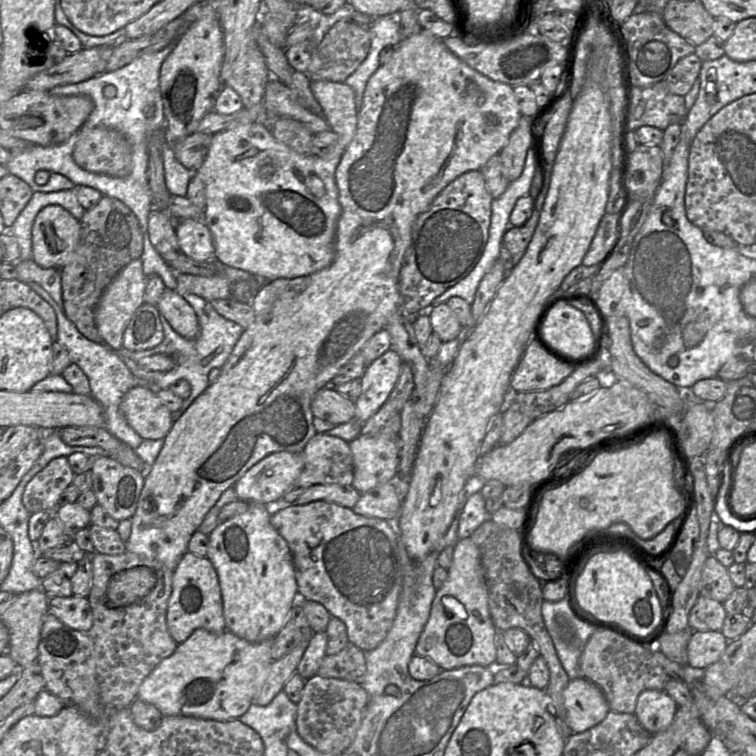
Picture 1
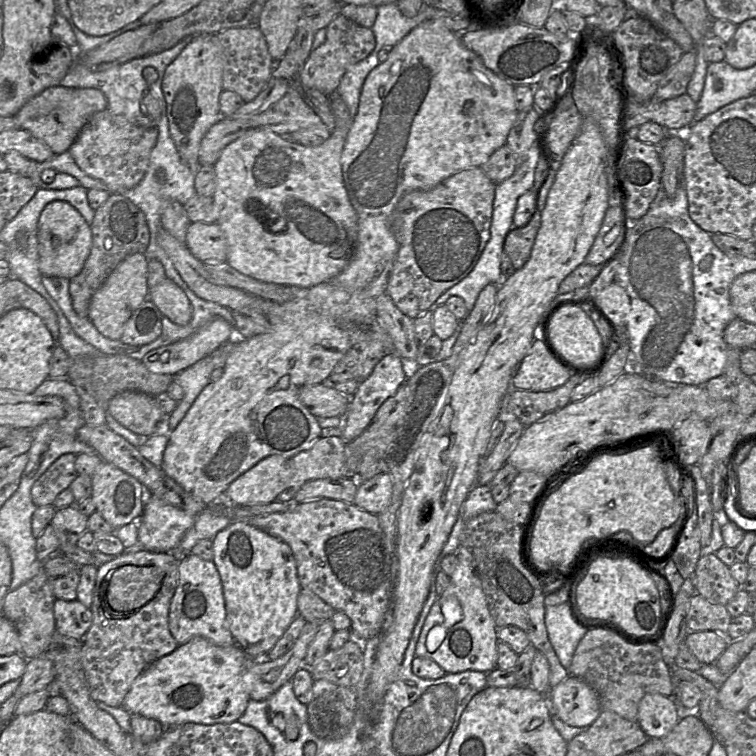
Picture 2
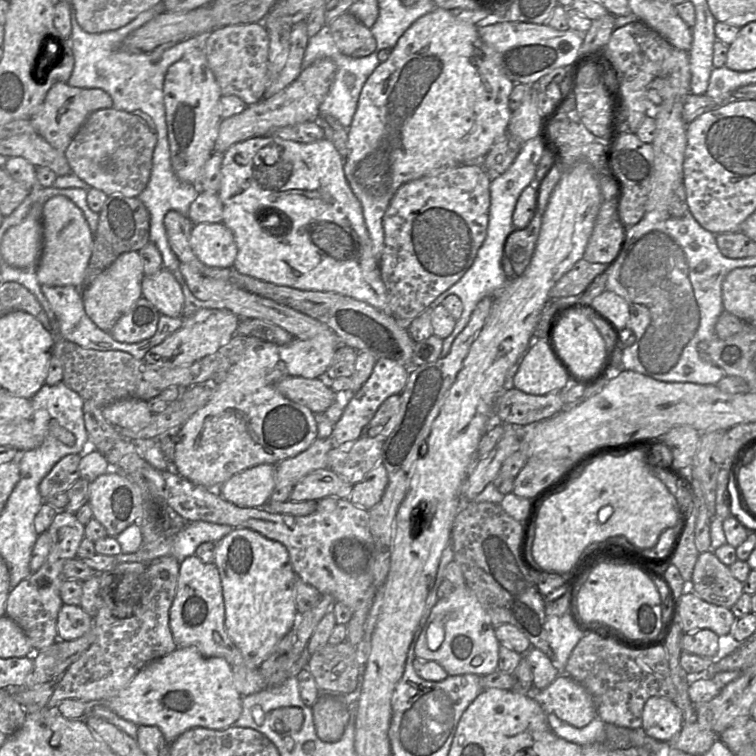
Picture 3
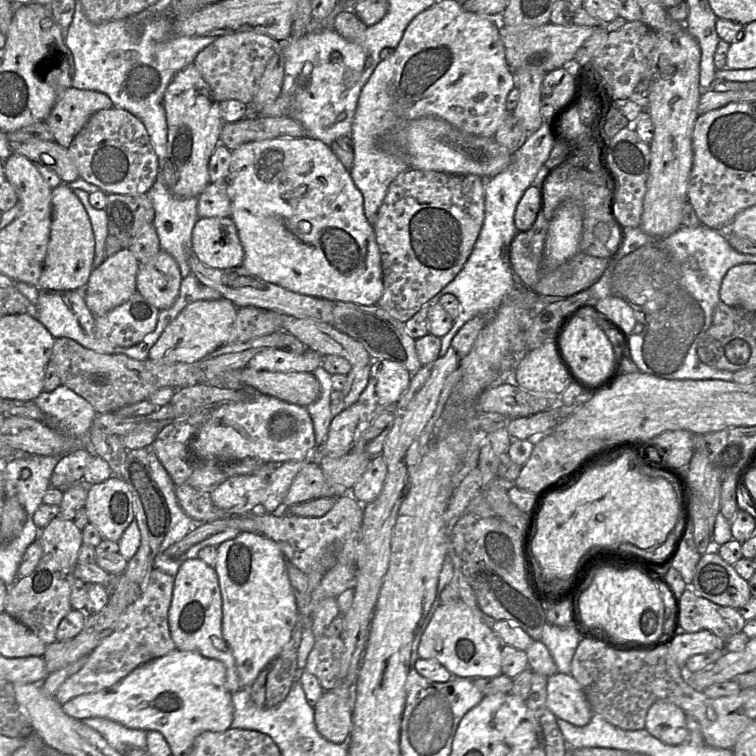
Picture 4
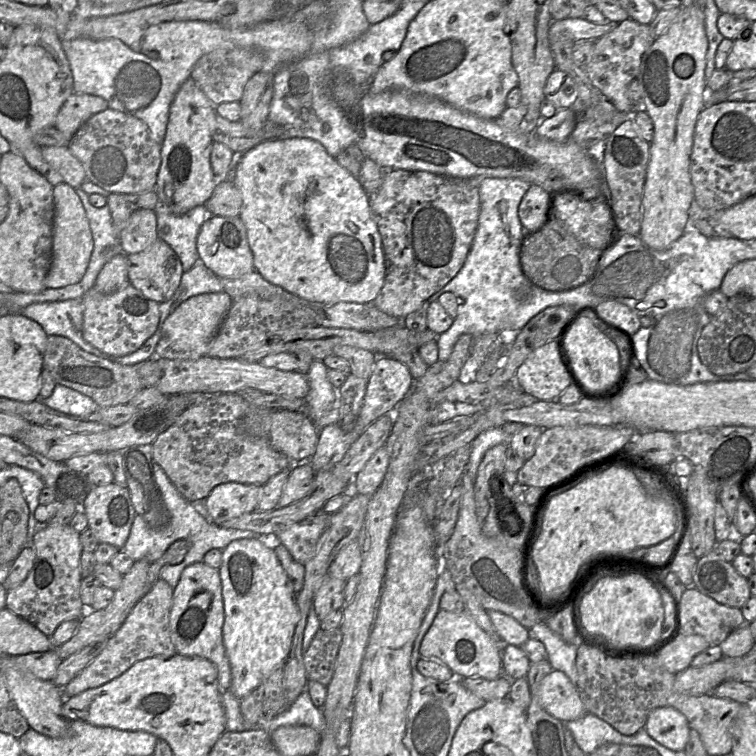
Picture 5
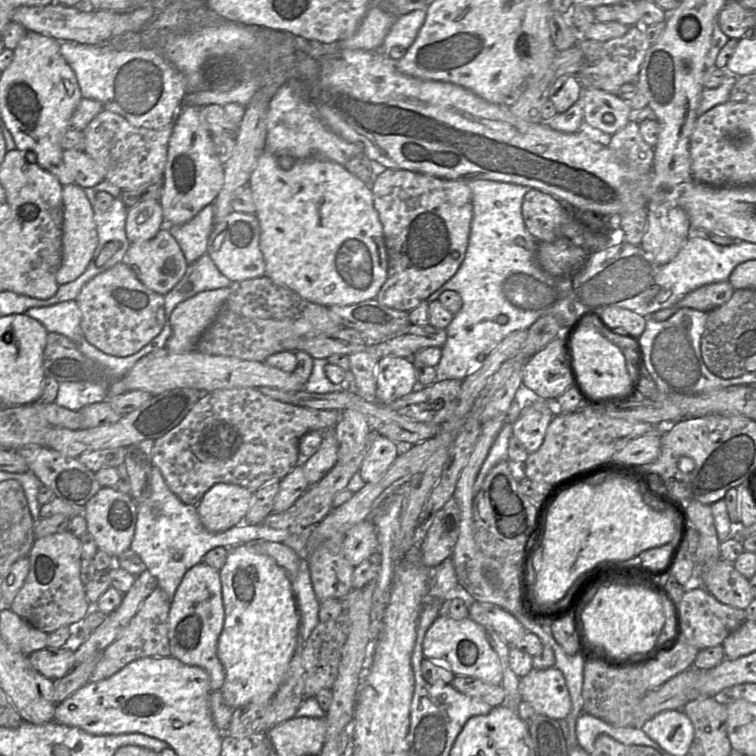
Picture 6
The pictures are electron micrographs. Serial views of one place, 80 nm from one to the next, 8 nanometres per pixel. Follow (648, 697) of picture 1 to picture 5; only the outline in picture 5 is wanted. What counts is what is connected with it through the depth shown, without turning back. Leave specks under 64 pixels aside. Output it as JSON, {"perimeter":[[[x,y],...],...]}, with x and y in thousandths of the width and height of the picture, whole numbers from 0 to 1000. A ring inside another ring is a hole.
{"perimeter":[[[872,935],[857,947],[853,966],[876,987],[905,993],[911,978],[913,959],[907,948],[890,935]]]}

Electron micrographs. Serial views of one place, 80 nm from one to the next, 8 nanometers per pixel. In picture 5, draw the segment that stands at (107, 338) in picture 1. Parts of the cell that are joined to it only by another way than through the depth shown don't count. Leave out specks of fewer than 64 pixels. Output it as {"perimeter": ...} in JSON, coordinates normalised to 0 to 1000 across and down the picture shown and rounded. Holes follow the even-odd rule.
{"perimeter":[[[159,335],[148,340],[132,357],[123,382],[138,390],[151,389],[172,376],[169,340]]]}

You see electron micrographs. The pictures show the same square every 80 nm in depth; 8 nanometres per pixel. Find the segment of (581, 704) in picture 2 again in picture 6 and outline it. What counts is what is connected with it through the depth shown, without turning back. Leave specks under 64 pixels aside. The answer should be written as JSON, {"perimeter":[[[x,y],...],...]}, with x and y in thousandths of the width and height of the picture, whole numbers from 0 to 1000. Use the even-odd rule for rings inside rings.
{"perimeter":[[[729,882],[704,885],[688,897],[688,919],[710,944],[733,952],[746,952],[755,939],[755,925],[743,889]]]}

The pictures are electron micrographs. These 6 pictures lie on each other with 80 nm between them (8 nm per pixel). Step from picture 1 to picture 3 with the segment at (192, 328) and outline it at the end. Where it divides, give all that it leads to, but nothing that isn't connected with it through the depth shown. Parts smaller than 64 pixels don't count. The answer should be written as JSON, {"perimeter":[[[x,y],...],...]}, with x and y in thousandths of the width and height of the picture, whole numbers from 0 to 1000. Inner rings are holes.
{"perimeter":[[[218,354],[201,364],[190,364],[188,392],[198,398],[212,415],[237,419],[243,406],[243,392],[235,372]]]}

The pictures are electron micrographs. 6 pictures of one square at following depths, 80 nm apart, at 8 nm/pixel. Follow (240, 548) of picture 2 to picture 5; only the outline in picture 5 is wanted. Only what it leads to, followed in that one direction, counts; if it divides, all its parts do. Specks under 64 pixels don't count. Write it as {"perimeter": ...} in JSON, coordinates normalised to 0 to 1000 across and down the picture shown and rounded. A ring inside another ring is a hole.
{"perimeter":[[[341,710],[307,716],[295,726],[290,759],[296,799],[295,851],[307,893],[303,914],[320,926],[368,882],[377,885],[396,821],[392,784],[362,726]]]}

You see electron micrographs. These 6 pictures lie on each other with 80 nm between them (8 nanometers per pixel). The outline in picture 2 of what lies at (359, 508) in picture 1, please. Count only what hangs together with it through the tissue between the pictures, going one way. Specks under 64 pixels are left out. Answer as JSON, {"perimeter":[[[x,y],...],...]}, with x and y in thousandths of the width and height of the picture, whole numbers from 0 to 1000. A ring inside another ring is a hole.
{"perimeter":[[[512,623],[472,638],[475,642],[467,664],[472,671],[496,681],[513,671],[519,656],[519,634]]]}

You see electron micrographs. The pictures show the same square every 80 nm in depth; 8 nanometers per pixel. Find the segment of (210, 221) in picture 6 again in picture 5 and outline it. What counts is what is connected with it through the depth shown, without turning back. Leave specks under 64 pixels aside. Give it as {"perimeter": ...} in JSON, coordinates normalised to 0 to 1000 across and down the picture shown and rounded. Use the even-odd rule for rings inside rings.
{"perimeter":[[[209,265],[204,280],[208,287],[208,312],[220,320],[237,340],[242,358],[263,345],[259,315],[267,296],[280,287],[270,271],[259,272],[241,284],[224,279]]]}

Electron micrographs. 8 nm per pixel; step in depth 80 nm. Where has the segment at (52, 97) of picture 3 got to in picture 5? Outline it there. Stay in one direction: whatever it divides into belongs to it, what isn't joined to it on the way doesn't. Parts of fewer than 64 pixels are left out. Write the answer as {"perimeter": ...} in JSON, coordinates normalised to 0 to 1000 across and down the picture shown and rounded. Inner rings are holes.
{"perimeter":[[[97,123],[79,143],[70,168],[94,185],[120,153],[142,143],[142,134],[131,127]]]}

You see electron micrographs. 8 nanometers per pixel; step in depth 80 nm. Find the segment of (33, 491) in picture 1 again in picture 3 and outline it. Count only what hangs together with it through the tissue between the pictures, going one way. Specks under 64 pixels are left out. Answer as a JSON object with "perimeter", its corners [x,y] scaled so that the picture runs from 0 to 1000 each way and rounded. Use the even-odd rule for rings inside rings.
{"perimeter":[[[90,601],[79,607],[52,640],[52,651],[61,664],[66,657],[87,648],[106,632],[107,601]]]}

